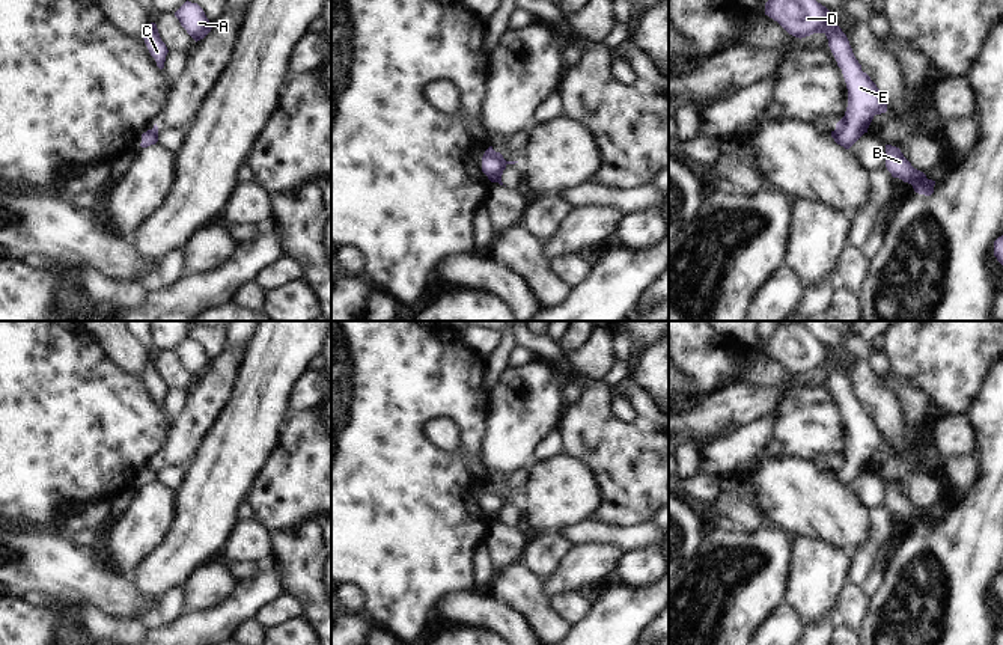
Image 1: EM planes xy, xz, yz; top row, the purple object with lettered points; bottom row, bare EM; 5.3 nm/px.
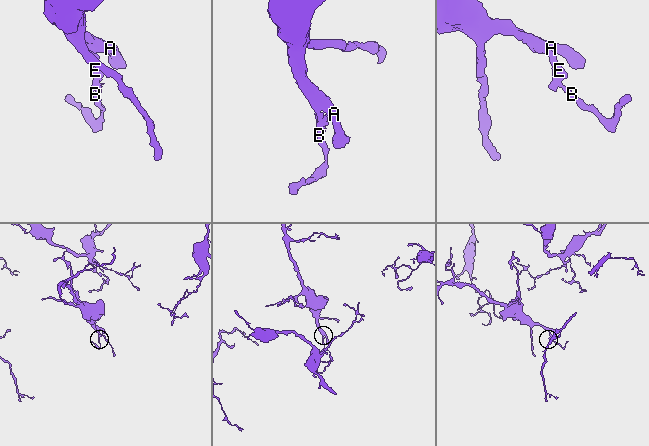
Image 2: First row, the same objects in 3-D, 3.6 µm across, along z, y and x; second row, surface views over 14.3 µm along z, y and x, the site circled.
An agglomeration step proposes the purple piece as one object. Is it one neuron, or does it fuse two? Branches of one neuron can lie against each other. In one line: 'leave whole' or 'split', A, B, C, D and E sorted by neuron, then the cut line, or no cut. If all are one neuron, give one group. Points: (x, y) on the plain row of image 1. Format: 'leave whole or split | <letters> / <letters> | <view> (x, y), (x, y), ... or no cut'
split | A C D E / B | xz (493, 489), (502, 501), (497, 519)

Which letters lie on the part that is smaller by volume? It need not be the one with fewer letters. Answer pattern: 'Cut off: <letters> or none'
Cut off: B

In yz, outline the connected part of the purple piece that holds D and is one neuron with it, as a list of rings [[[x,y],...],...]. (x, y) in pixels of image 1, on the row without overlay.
[[[800,324],[777,326],[765,341],[765,353],[795,375],[813,371],[827,374],[848,426],[843,466],[831,469],[831,475],[849,487],[867,470],[873,454],[887,449],[887,440],[870,414],[861,408],[846,372],[834,360],[834,353]]]

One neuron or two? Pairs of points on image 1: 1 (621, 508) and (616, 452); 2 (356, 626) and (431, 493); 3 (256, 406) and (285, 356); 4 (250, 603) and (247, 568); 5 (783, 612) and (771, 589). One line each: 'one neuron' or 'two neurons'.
1: one neuron
2: two neurons
3: one neuron
4: two neurons
5: two neurons

